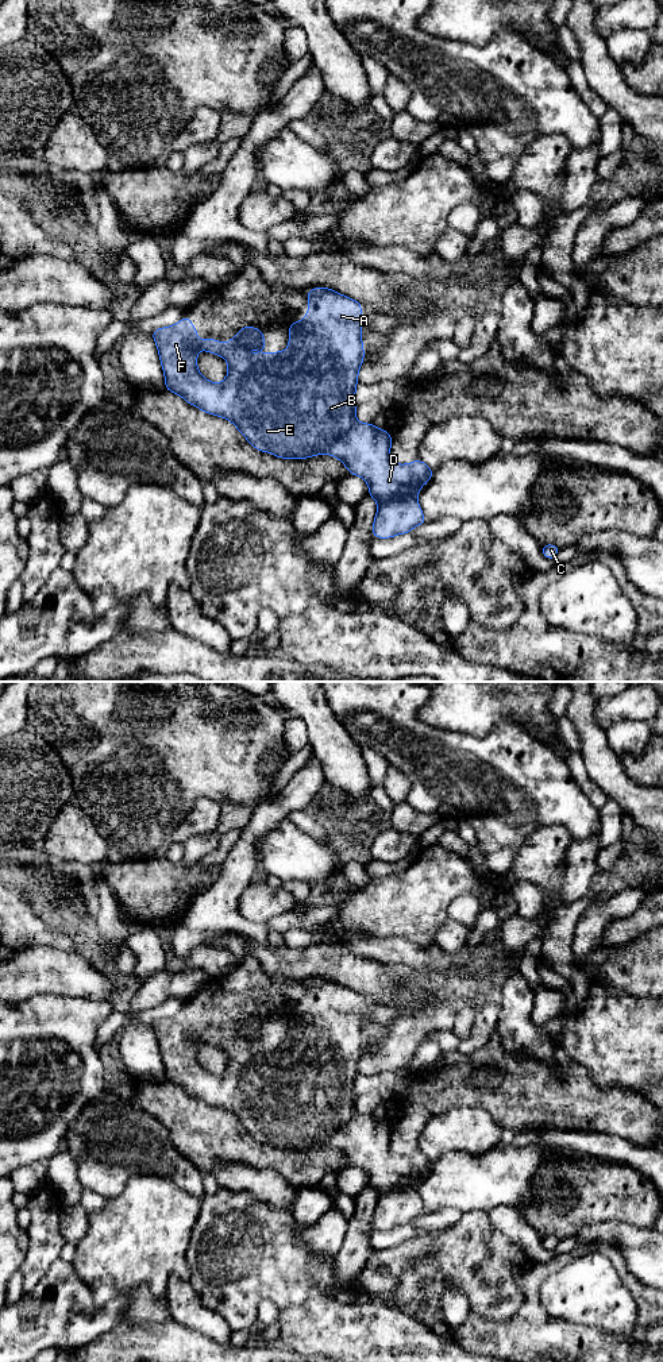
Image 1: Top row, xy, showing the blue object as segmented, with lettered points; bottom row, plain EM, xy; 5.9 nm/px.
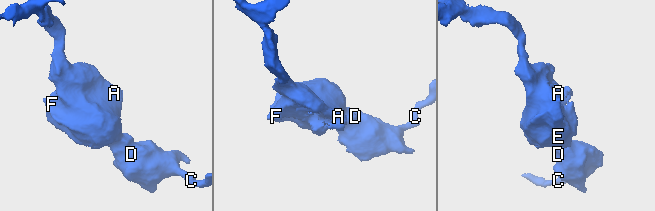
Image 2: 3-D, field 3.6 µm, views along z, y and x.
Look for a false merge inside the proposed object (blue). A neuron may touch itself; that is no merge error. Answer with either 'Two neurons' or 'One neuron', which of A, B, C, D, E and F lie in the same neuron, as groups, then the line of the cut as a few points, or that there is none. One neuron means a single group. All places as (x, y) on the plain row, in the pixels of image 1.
Two neurons. Groups: A B E F / C D. Split along xy (355, 1111), (323, 1143)

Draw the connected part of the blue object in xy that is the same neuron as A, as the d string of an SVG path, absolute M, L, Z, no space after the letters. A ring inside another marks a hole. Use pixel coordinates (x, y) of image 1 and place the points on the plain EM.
M308 979L309 985L305 988L311 995L311 1000L304 1006L302 1012L294 1012L289 1015L289 1038L280 1045L277 1041L273 1042L271 1046L239 1046L239 1041L250 1041L255 1037L259 1041L265 1041L267 1038L266 1031L262 1029L265 1020L254 1019L254 1018L240 1018L240 1022L227 1034L221 1035L217 1030L203 1030L200 1034L197 1031L197 1020L192 1016L192 1010L185 1007L176 1016L157 1019L151 1023L151 1027L158 1038L159 1052L165 1064L165 1080L180 1085L188 1095L204 1101L205 1104L223 1108L230 1111L239 1123L248 1131L248 1134L261 1143L270 1143L281 1150L307 1150L320 1145L324 1145L327 1137L335 1131L338 1131L344 1123L347 1123L355 1115L355 1099L358 1096L355 1091L355 1079L358 1073L358 1062L363 1054L365 1041L362 1035L362 995L355 992L347 987L336 984L329 979ZM204 1041L211 1045L223 1047L228 1053L228 1066L224 1069L221 1074L212 1074L205 1070L197 1061L197 1042Z

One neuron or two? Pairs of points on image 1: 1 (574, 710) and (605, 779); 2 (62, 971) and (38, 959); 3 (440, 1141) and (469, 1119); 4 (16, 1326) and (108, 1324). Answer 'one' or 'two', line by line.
1: one
2: one
3: one
4: one

